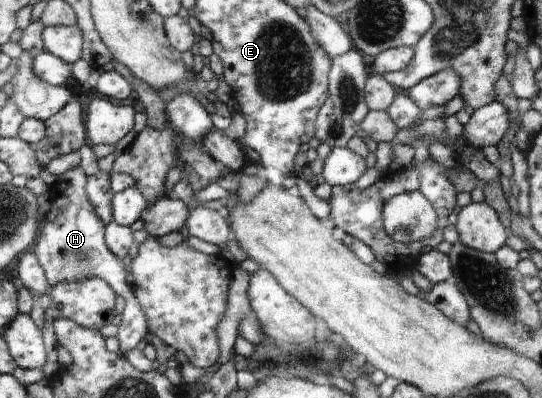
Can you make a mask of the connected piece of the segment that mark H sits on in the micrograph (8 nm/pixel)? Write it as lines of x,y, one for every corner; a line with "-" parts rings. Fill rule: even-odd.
82,166
60,177
60,180
52,188
53,205
47,214
47,220
41,228
40,236
34,246
40,262
46,270
50,285
54,288
60,282
75,282
100,278
106,280
108,285
120,294
126,302
126,308
122,314
122,322
118,326
118,354
127,354
136,349
138,343
149,333
146,314
142,312
135,294
132,294
130,286
126,284
126,272
120,258
108,249
107,228
102,217
96,213
94,204
88,196
88,176

